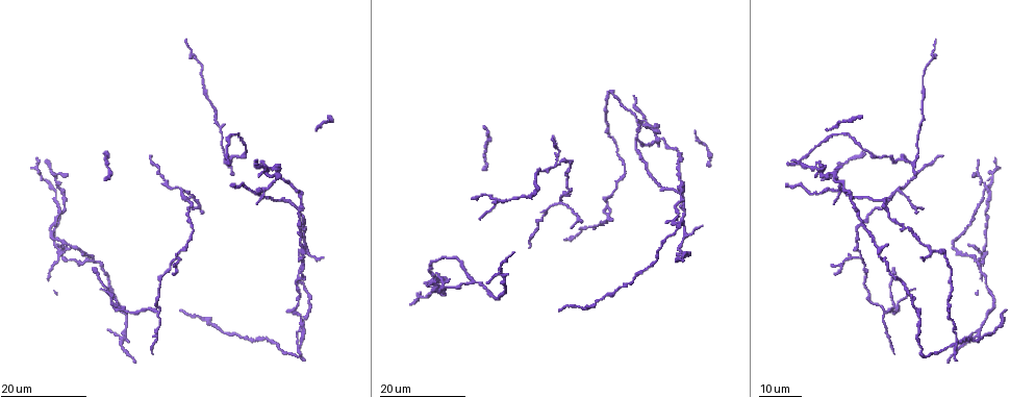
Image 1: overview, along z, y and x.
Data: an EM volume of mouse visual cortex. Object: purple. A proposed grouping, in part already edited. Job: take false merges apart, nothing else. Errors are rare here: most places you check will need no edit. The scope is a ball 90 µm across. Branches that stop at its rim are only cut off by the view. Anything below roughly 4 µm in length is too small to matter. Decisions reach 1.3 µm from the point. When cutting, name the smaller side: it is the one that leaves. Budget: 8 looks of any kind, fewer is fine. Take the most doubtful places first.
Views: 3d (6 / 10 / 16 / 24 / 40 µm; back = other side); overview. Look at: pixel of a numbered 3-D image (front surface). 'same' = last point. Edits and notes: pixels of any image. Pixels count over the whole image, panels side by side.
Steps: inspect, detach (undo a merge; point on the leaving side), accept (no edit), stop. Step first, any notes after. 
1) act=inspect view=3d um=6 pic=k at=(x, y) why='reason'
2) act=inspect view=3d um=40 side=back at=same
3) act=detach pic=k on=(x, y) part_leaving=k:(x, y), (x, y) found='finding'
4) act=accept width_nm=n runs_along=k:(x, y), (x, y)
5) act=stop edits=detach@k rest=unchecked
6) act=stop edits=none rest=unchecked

act=inspect view=3d um=24 pic=1 at=(118, 307) why='looks like a crossing'

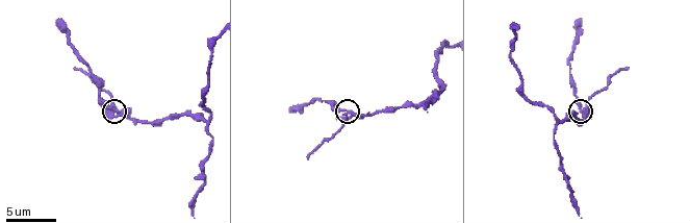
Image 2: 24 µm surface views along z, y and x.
act=inspect view=3d um=10 pic=2 at=(119, 110)

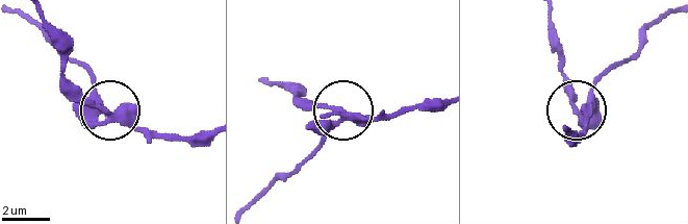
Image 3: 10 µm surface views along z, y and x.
act=detach pic=3 on=(330, 128) width_nm=380 part_leaving=3:(362, 121), (310, 106), (273, 84) found='a second cell is stuck on'

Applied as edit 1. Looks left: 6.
act=inspect view=3d um=16 pic=1 at=(916, 163) why='two arms in line, one across'

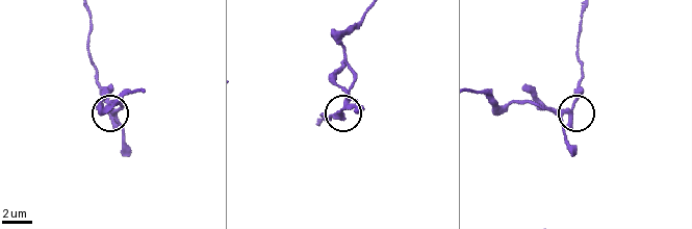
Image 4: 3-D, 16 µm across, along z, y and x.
act=inspect view=3d um=10 pic=4 at=(570, 112)

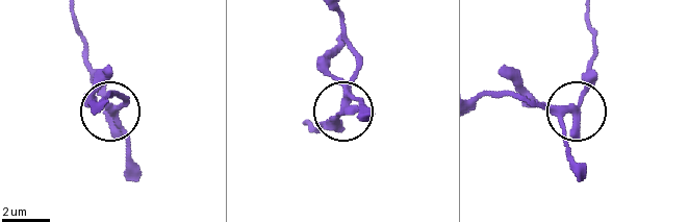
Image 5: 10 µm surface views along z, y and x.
act=detach pic=5 on=(332, 126) part_leaving=5:(578, 112), (595, 53), (589, 11) found='two cells meet here'

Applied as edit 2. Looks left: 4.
act=inspect view=3d um=10 pic=2 at=(207, 123) why='branch point'

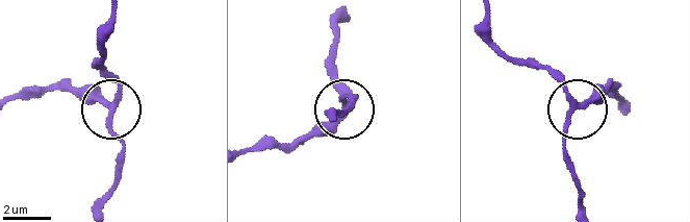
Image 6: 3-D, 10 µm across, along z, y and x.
act=accept arms=3 runs_along=6:(485, 15), (490, 39), (544, 68), (570, 104), (620, 87) found='continuous, no second cell'

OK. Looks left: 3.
act=inspect view=3d um=24 pic=1 at=(92, 260) why='side arm on a straight run'

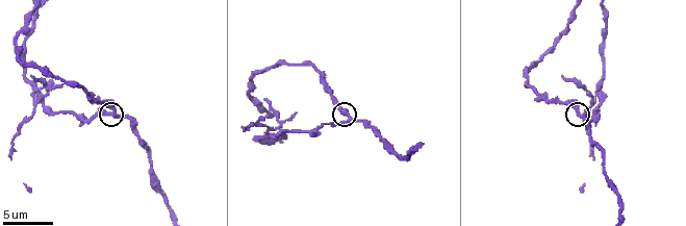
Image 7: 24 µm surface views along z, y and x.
act=inspect view=3d um=10 pic=7 at=(116, 115)

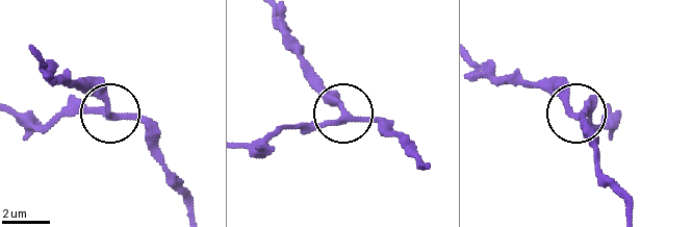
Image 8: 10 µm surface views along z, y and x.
act=accept found='one cell here'

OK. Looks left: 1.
act=stop edits=detach@3,detach@5 rest=unchecked

